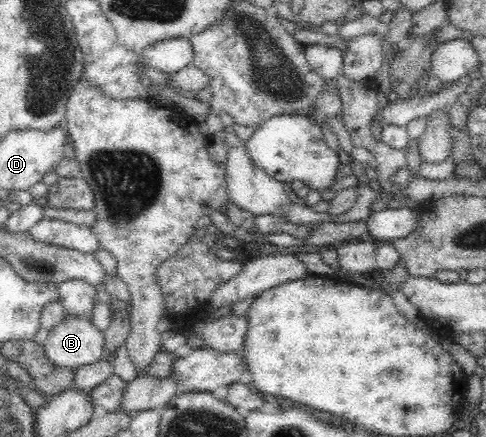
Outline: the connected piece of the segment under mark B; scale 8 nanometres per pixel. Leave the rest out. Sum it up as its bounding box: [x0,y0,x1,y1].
[42,314,104,369]

